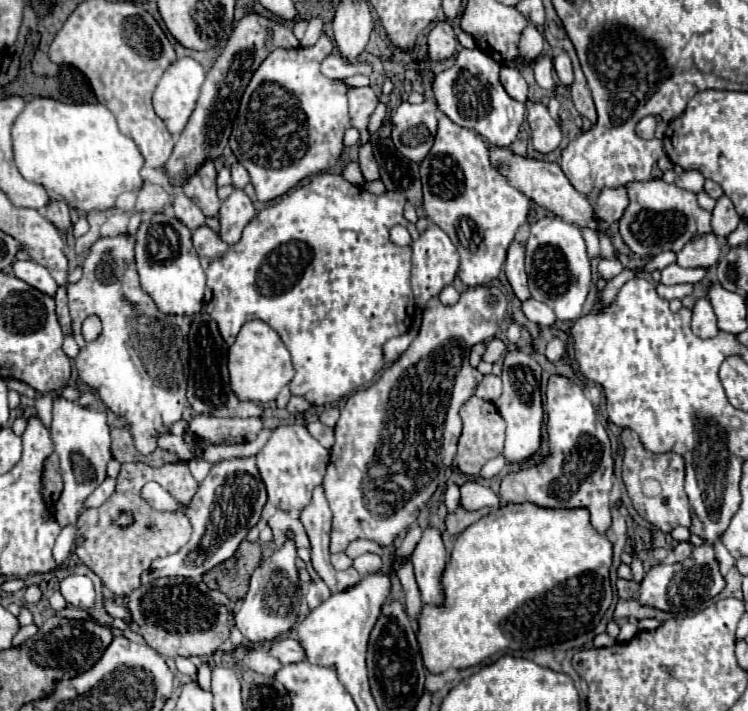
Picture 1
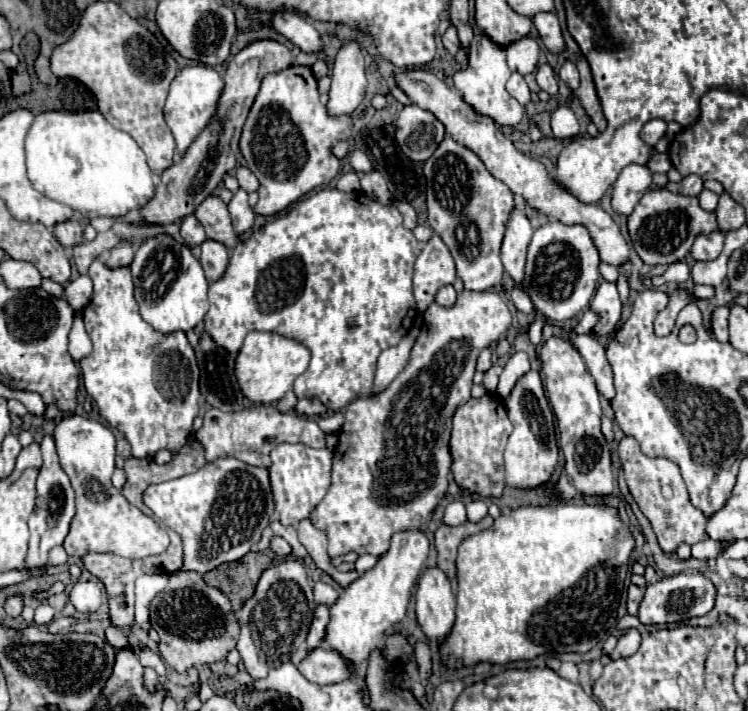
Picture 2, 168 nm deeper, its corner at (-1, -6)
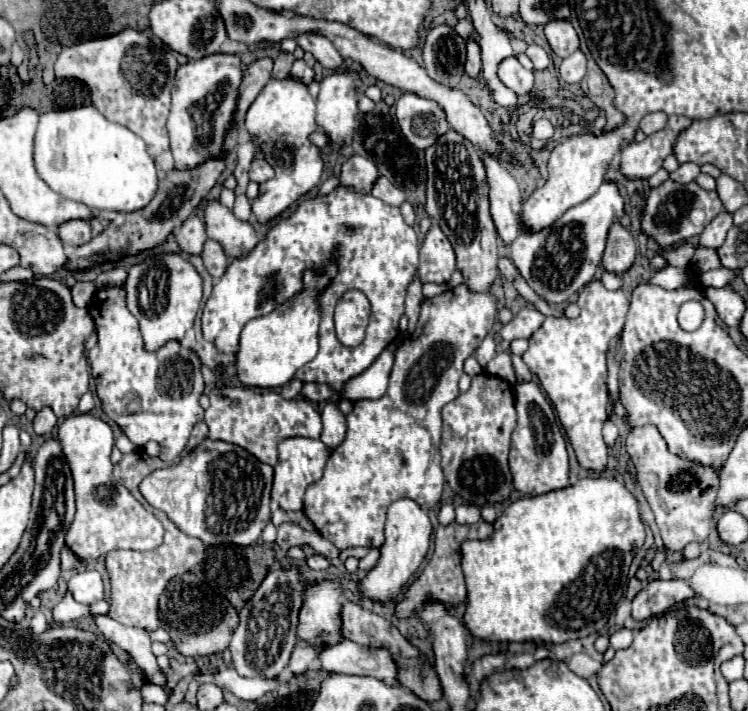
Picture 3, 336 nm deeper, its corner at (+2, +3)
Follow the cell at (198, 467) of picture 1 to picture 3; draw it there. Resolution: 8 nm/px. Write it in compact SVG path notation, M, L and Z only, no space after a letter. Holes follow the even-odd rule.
M220 385L210 391L210 407L206 409L204 421L210 429L210 439L228 441L250 451L258 461L266 465L276 465L278 455L274 455L274 445L288 437L312 437L318 439L322 431L320 413L306 399L284 399L272 389L258 387L232 387Z

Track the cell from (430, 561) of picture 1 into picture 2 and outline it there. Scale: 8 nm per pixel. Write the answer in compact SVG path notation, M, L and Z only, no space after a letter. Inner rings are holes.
M437 566L425 568L421 572L419 582L417 582L415 598L417 598L417 620L419 620L419 626L423 628L423 632L425 632L425 636L429 640L441 642L449 634L449 630L451 630L453 622L455 622L455 596L451 592L451 582L449 582L447 574L441 568L437 568Z

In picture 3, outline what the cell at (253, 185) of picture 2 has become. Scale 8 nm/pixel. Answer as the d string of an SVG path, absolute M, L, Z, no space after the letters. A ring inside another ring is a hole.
M256 157L252 163L252 169L250 169L250 181L264 183L264 181L272 179L272 175L274 175L274 171L272 171L270 163L264 157Z

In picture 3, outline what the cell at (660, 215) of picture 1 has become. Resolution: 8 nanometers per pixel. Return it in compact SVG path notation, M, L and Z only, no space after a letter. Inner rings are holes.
M668 179L660 187L650 189L650 195L648 195L644 211L642 211L642 229L658 245L670 247L670 245L678 245L680 241L690 239L694 235L700 235L704 231L704 227L722 209L724 209L724 205L722 205L716 191L706 191L696 181L680 185L680 183L672 181L672 179Z

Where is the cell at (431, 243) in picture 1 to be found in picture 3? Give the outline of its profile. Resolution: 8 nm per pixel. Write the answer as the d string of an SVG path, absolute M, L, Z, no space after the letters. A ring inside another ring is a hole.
M432 221L432 227L420 247L420 279L424 283L448 283L456 269L456 255L448 237L440 231L440 225Z

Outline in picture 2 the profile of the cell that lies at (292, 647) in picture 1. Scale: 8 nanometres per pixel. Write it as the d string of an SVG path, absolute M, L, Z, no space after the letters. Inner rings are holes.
M325 646L311 650L297 664L297 668L307 680L311 680L315 684L333 684L333 682L351 678L351 672L349 672L345 660L337 652L333 652Z

